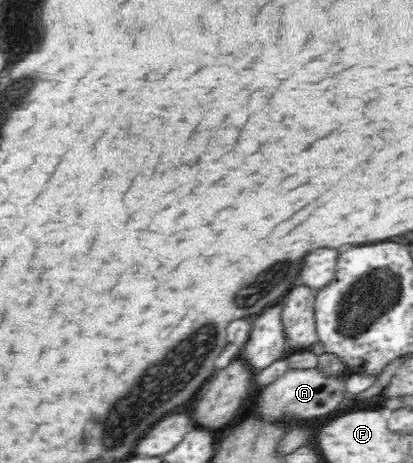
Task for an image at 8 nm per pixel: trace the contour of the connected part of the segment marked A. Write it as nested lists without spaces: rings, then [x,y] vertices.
[[[289,368],[280,376],[280,379],[268,385],[262,395],[260,395],[260,412],[264,415],[281,416],[288,413],[292,417],[302,417],[302,419],[310,419],[310,417],[320,417],[326,415],[334,409],[338,409],[338,405],[349,399],[346,391],[346,376],[326,375],[322,369],[313,368]]]

